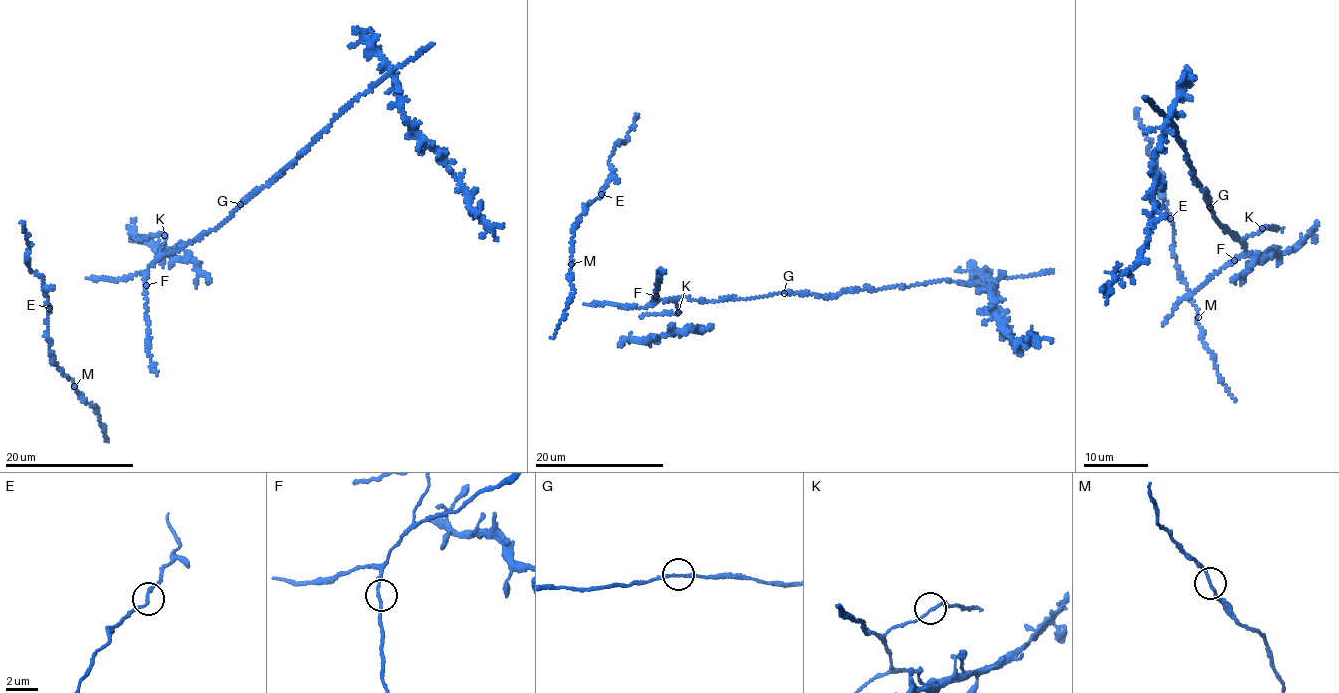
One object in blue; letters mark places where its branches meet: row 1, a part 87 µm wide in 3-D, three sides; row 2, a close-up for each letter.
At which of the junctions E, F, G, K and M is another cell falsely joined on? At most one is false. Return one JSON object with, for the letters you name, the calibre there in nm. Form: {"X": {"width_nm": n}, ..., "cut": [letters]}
{"cut": []}

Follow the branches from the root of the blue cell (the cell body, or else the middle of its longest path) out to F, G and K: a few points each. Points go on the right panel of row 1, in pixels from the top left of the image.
F: (1228, 232), (1238, 238), (1245, 248), (1246, 253), (1234, 260)
G: (1228, 232), (1214, 218), (1210, 207)
K: (1228, 232), (1242, 239), (1261, 229)

